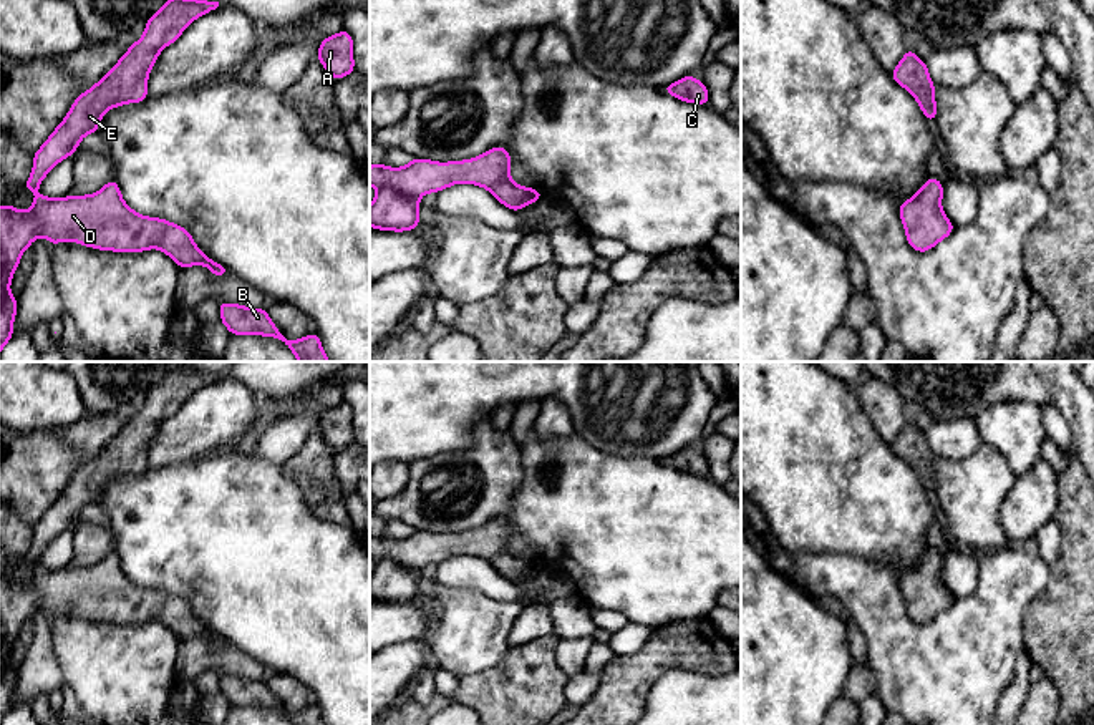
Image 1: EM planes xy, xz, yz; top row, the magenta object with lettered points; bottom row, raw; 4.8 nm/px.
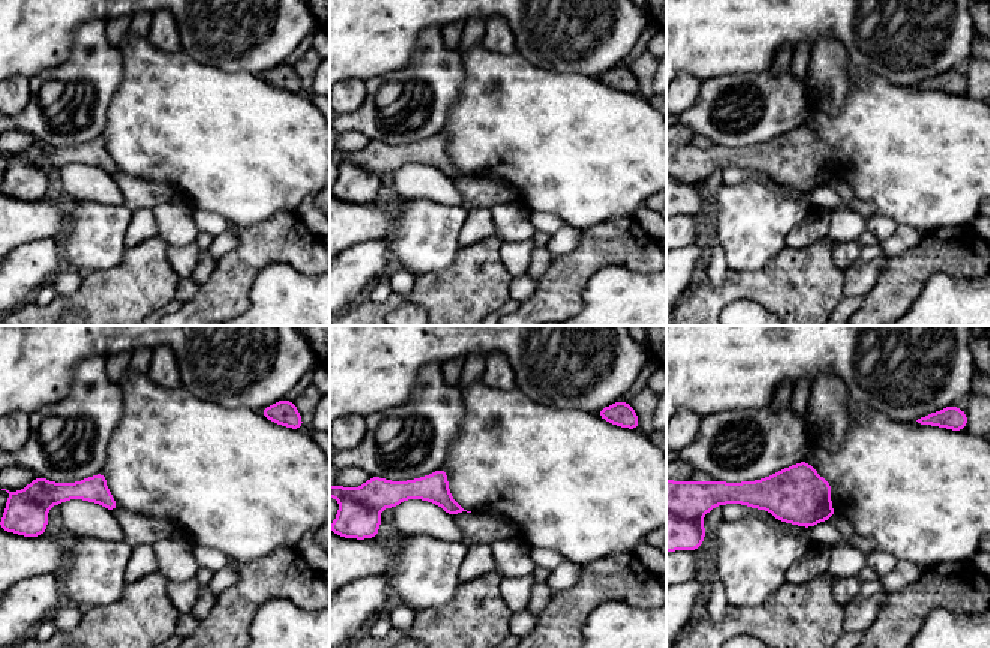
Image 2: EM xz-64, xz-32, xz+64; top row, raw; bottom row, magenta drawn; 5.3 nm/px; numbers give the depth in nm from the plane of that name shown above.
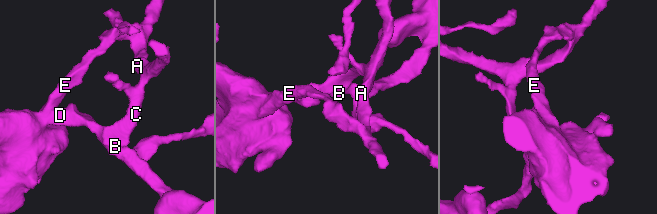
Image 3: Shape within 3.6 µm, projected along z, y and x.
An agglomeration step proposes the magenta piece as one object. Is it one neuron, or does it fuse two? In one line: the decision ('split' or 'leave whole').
leave whole

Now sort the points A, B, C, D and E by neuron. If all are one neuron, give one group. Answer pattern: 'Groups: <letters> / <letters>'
Groups: A B C D E

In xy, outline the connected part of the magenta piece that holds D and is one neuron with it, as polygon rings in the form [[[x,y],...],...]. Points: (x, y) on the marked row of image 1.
[[[167,0],[148,22],[143,36],[133,43],[119,61],[88,91],[81,93],[71,105],[65,119],[33,154],[33,171],[25,182],[27,191],[35,194],[28,211],[18,211],[10,204],[0,206],[0,353],[13,337],[17,315],[17,297],[10,294],[12,277],[20,264],[22,254],[36,237],[46,237],[51,246],[73,241],[99,251],[143,252],[159,249],[181,269],[206,265],[212,275],[222,277],[227,267],[209,259],[194,242],[191,232],[179,224],[159,217],[148,217],[133,211],[121,196],[118,182],[106,182],[98,192],[86,196],[66,196],[61,199],[38,194],[45,176],[65,158],[73,156],[80,141],[96,133],[104,113],[128,103],[143,103],[148,98],[148,76],[162,48],[172,45],[181,33],[199,17],[215,10],[219,2],[207,0]]]

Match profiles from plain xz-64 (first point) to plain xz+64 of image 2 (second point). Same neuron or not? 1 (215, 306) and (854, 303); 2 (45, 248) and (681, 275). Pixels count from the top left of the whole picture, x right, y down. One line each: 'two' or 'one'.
1: two
2: one

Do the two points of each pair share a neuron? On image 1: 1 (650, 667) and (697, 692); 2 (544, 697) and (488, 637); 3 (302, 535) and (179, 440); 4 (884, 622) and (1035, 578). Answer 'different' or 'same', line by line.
1: different
2: different
3: different
4: same

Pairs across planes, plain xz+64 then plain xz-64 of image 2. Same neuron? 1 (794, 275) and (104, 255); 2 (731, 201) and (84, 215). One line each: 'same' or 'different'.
1: different
2: same

